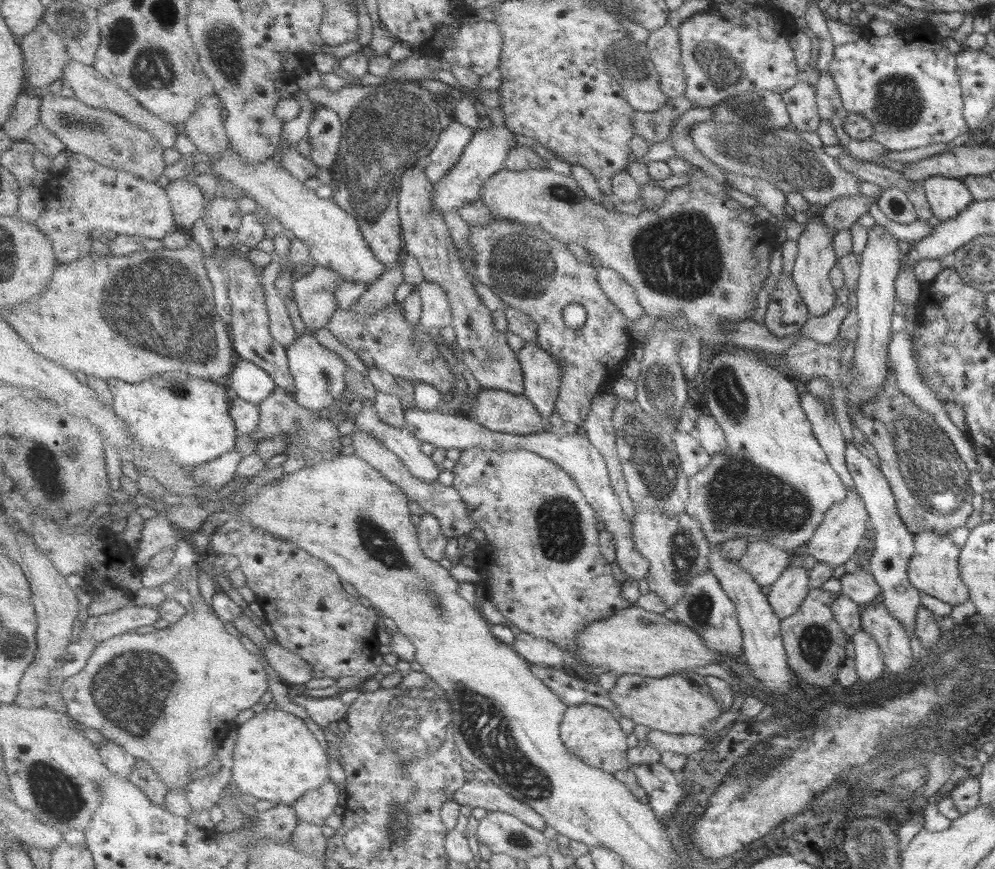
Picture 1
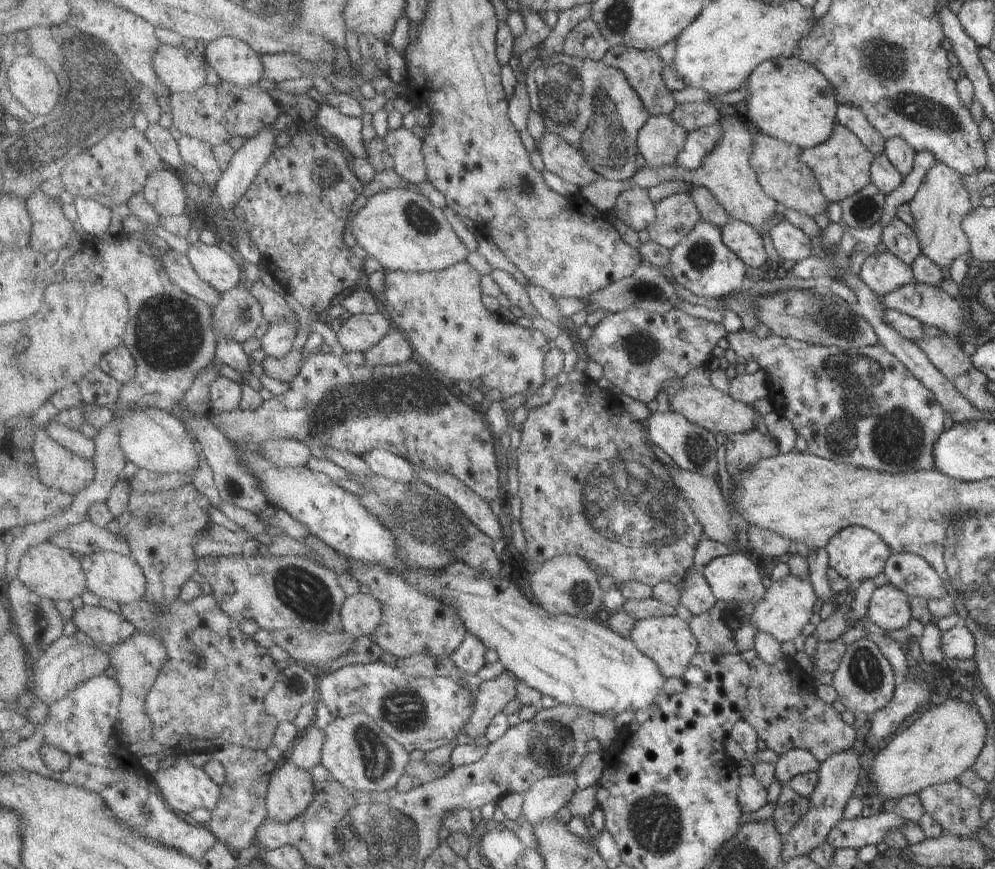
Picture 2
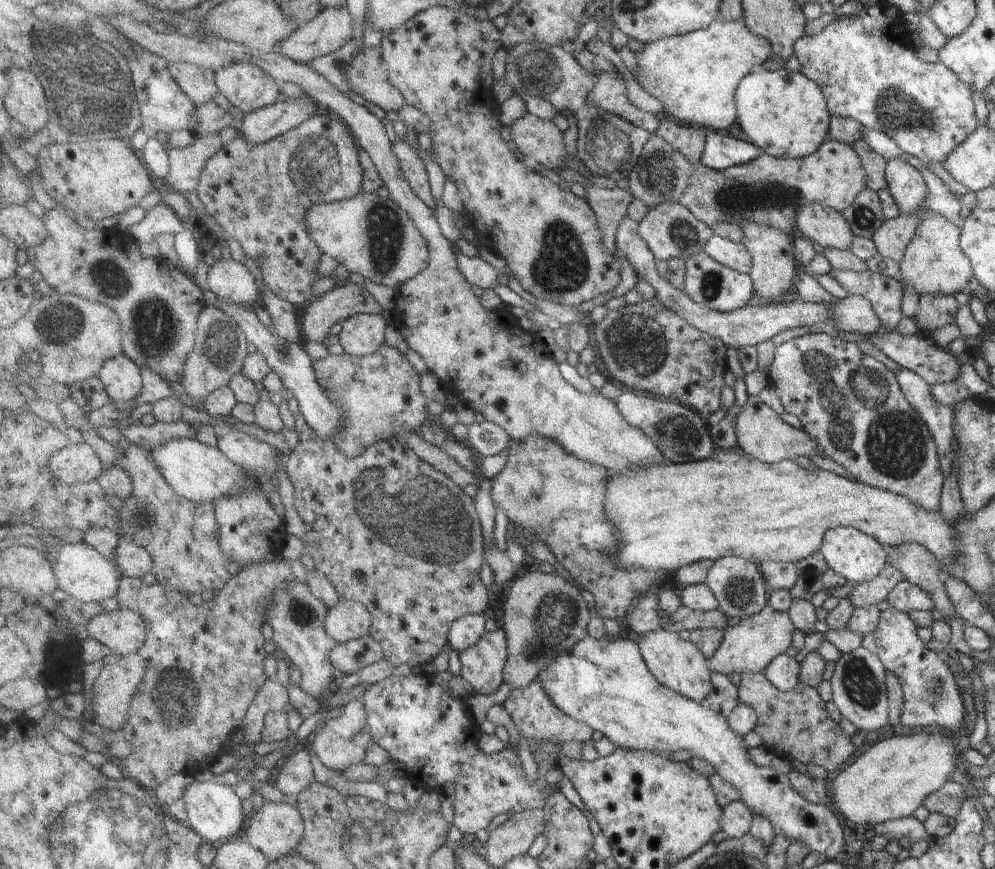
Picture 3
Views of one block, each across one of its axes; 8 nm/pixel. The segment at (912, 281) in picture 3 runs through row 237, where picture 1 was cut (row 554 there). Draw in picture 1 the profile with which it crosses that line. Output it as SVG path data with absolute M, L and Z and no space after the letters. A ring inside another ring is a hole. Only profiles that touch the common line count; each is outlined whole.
M929 531L913 537L915 552L908 564L909 582L923 594L939 599L946 604L958 606L969 600L969 593L960 577L958 549L948 535Z

